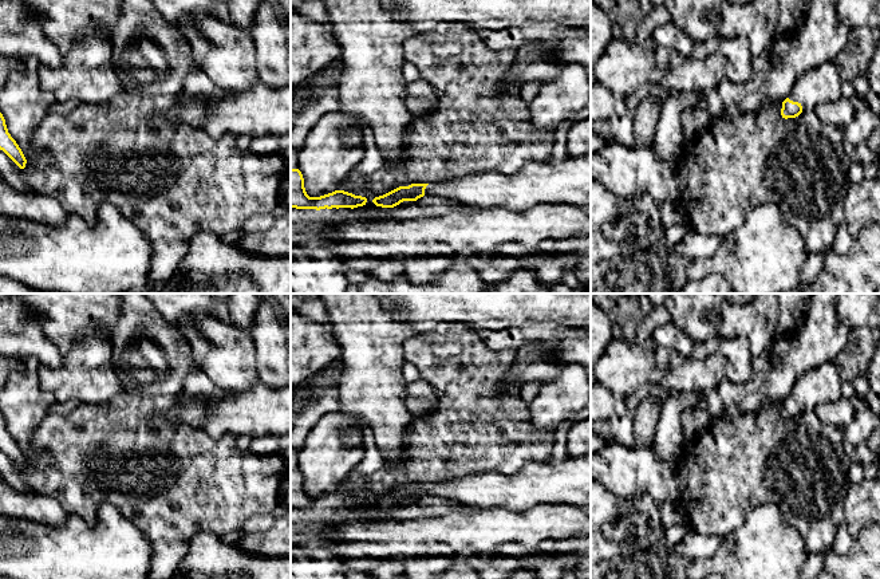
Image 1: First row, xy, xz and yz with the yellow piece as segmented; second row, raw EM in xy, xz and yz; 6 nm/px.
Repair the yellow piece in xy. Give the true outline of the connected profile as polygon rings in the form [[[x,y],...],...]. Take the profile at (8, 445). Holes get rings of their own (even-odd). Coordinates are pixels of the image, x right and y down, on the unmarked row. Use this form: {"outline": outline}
{"outline": [[[0,413],[0,450],[3,450],[20,469],[25,468],[27,460],[16,444],[16,441],[8,433],[5,420]]]}

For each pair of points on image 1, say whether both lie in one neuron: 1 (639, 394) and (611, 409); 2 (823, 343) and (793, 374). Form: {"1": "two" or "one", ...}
{"1": "two", "2": "one"}

